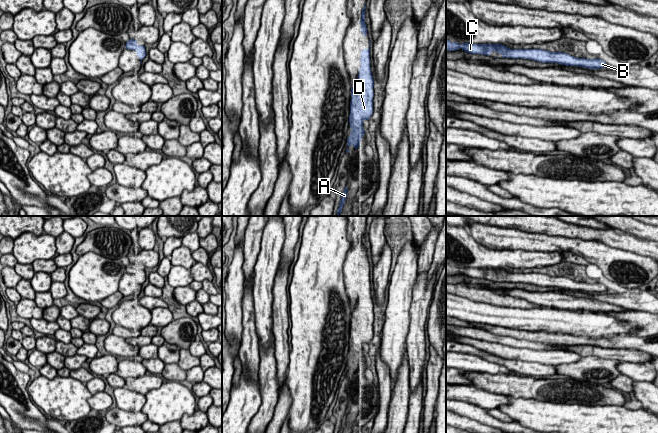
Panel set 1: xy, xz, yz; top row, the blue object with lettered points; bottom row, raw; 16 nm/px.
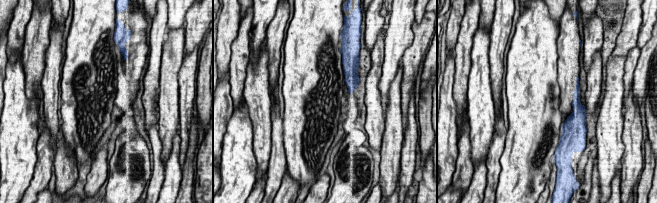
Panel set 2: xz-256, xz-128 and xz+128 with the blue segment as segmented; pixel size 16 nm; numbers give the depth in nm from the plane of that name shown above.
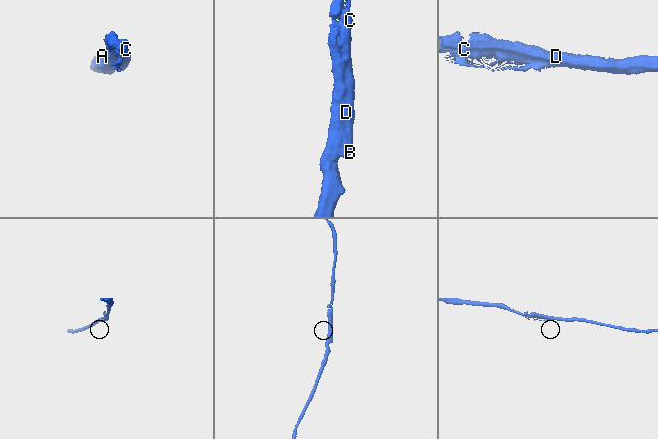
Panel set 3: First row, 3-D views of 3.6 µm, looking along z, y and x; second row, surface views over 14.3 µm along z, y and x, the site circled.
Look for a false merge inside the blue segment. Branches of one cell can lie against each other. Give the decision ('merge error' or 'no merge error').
no merge error

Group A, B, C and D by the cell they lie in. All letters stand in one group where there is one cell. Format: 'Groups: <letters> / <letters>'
Groups: A B C D

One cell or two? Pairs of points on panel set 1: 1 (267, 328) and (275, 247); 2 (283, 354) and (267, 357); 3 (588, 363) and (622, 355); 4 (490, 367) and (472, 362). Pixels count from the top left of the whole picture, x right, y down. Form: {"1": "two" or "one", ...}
{"1": "one", "2": "two", "3": "two", "4": "one"}

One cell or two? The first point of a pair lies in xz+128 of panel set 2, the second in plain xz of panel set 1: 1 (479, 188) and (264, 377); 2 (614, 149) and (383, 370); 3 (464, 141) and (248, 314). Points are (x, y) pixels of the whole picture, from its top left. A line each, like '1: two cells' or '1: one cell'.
1: one cell
2: two cells
3: one cell

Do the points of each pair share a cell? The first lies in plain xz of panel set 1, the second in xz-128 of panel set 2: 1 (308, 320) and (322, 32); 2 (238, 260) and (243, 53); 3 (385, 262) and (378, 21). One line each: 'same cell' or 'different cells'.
1: same cell
2: different cells
3: same cell

